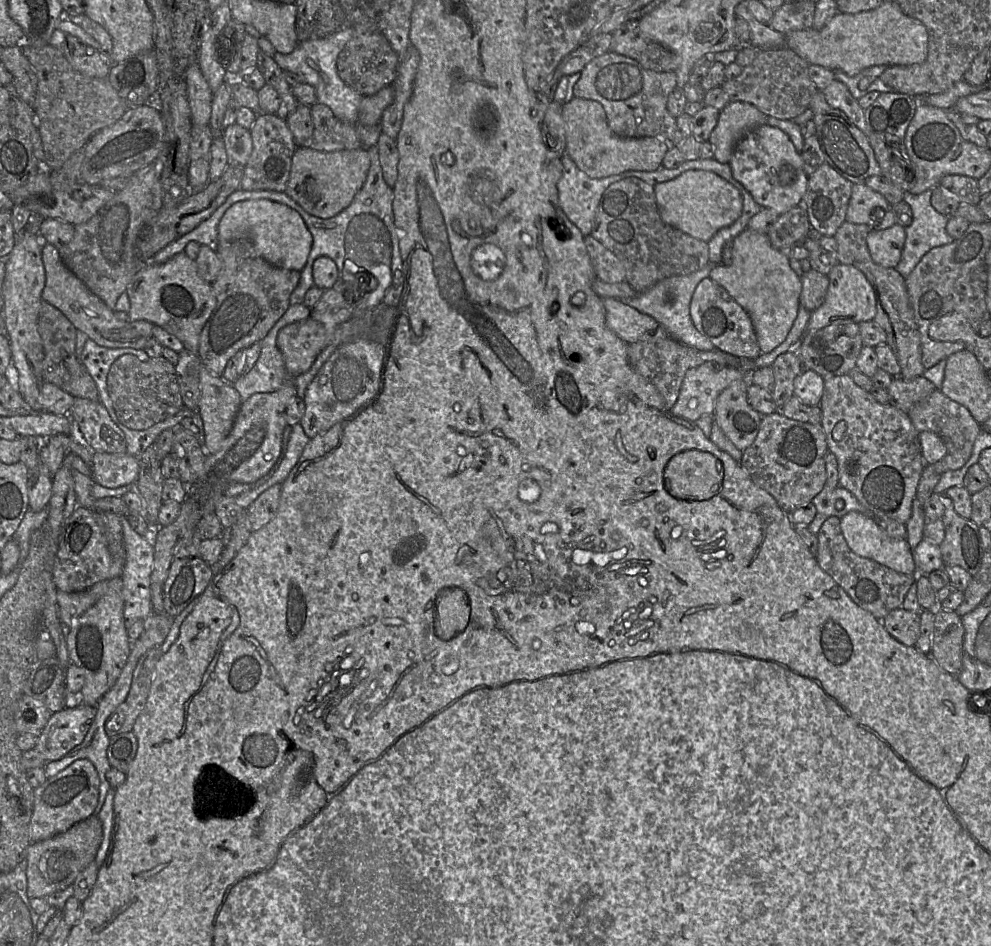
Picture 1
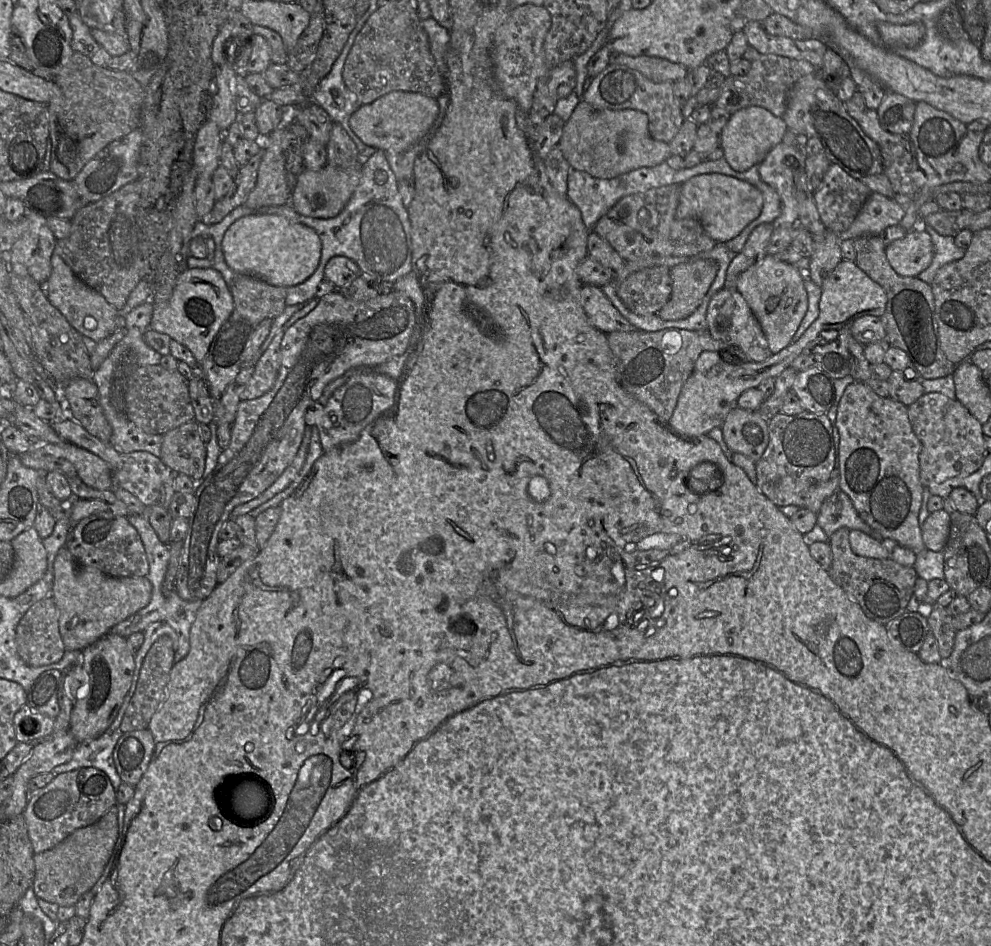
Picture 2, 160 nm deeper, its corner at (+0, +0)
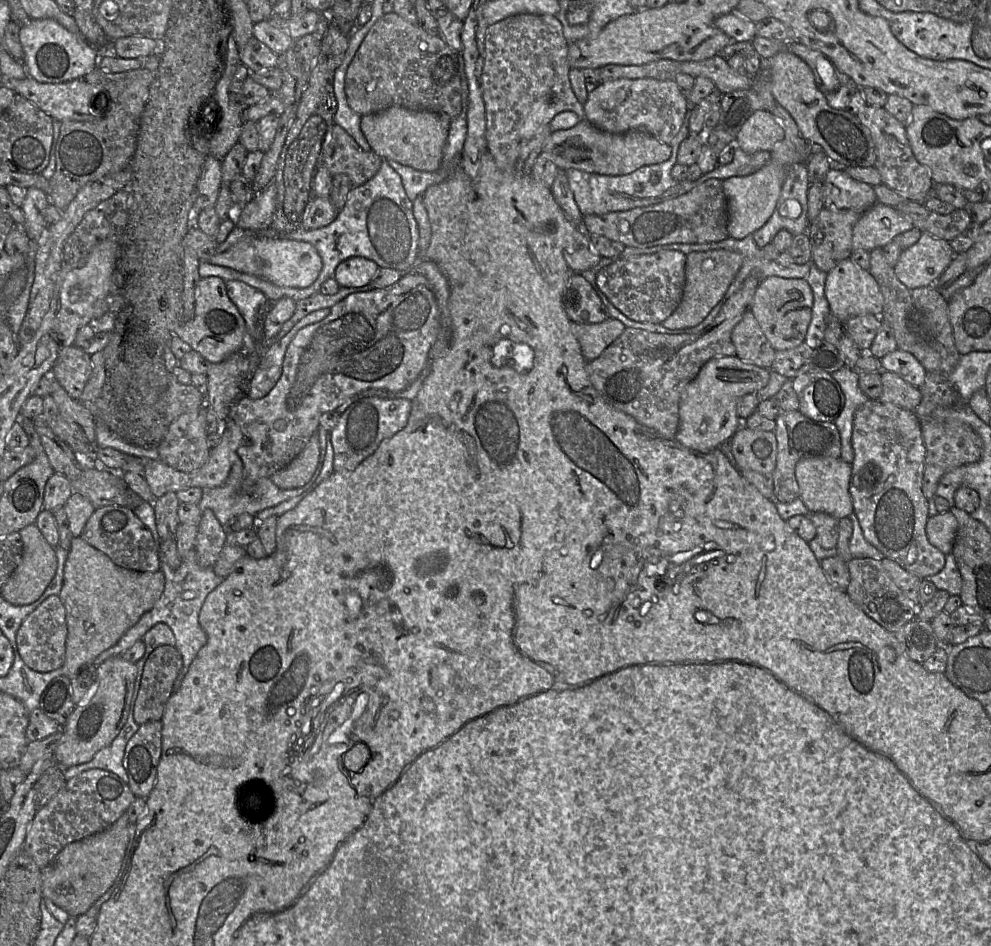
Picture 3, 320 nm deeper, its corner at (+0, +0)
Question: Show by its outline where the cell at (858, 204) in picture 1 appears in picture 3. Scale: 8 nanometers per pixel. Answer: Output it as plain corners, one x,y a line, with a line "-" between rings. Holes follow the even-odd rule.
877,202
861,215
853,227
853,250
870,252
875,248
883,248
897,235
914,227
910,218
896,207

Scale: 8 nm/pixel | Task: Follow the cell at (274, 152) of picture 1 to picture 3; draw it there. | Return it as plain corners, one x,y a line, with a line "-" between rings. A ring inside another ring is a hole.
269,183
261,192
241,207
237,226
249,232
259,232
272,226
277,188
276,183

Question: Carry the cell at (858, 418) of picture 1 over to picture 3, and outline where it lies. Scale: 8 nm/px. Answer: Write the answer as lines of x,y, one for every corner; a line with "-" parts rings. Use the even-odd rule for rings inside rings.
869,399
855,412
851,443
854,459
851,463
849,493
853,503
853,513
865,540
884,557
895,561
920,580
927,580
930,576
939,573
945,566
946,555
930,544
926,534
926,523
929,519
928,499
922,490
926,449
919,418
914,412
894,404

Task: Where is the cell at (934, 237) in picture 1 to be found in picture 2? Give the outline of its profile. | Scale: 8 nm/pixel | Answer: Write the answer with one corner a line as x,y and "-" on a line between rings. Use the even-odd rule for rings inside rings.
923,219
919,220
919,227
931,236
934,245
934,257
931,265
917,275
917,277
922,281
931,284
937,271
942,266
961,259
965,254
965,250
956,246
954,237
939,234
931,226
927,225

